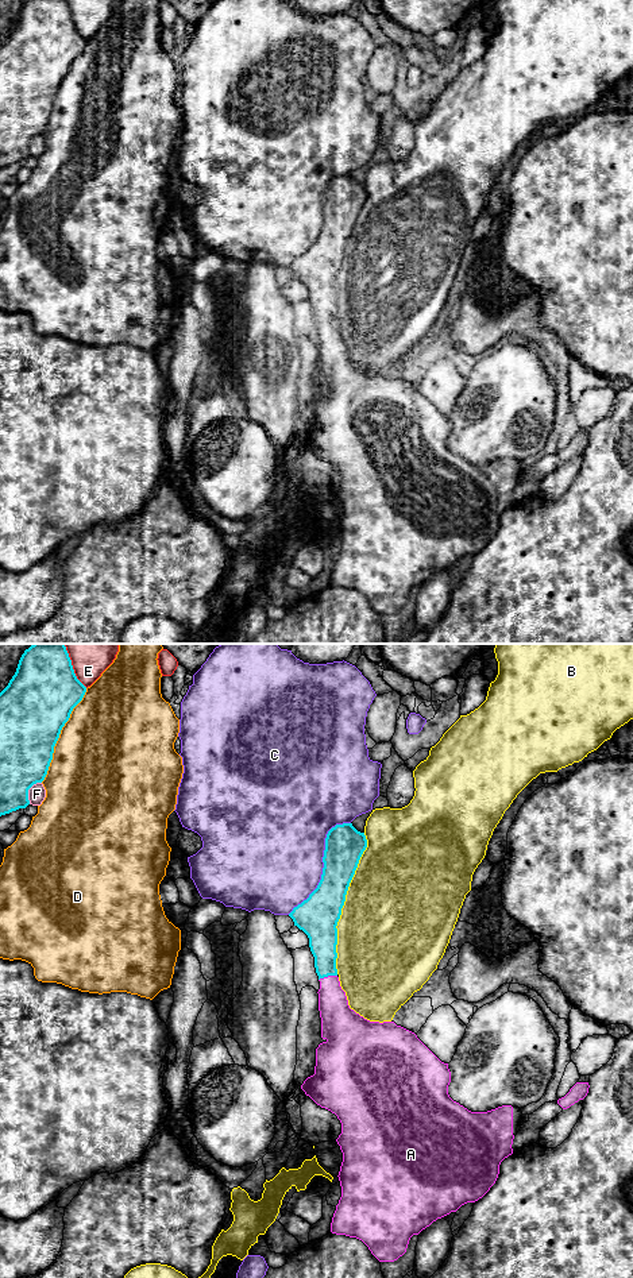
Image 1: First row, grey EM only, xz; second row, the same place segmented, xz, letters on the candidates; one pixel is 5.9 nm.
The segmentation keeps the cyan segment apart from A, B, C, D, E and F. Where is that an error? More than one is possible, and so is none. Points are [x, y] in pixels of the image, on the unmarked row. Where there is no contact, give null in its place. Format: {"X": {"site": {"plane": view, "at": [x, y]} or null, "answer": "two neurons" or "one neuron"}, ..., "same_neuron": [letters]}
{"A": {"site": {"plane": "xz", "at": [327, 328]}, "answer": "one neuron"}, "B": {"site": {"plane": "xz", "at": [343, 255]}, "answer": "two neurons"}, "C": {"site": {"plane": "xz", "at": [324, 216]}, "answer": "two neurons"}, "D": {"site": {"plane": "xz", "at": [58, 88]}, "answer": "two neurons"}, "E": {"site": {"plane": "xz", "at": [72, 20]}, "answer": "two neurons"}, "F": {"site": {"plane": "xz", "at": [27, 143]}, "answer": "two neurons"}, "same_neuron": ["A"]}

